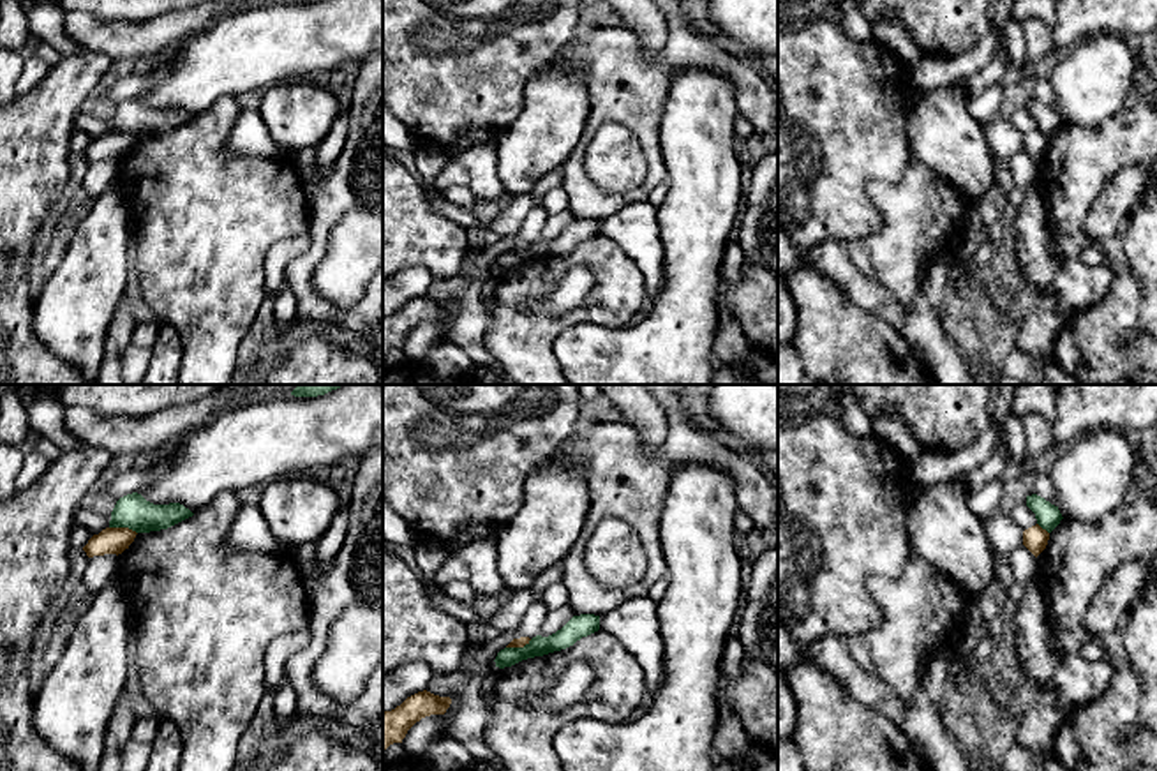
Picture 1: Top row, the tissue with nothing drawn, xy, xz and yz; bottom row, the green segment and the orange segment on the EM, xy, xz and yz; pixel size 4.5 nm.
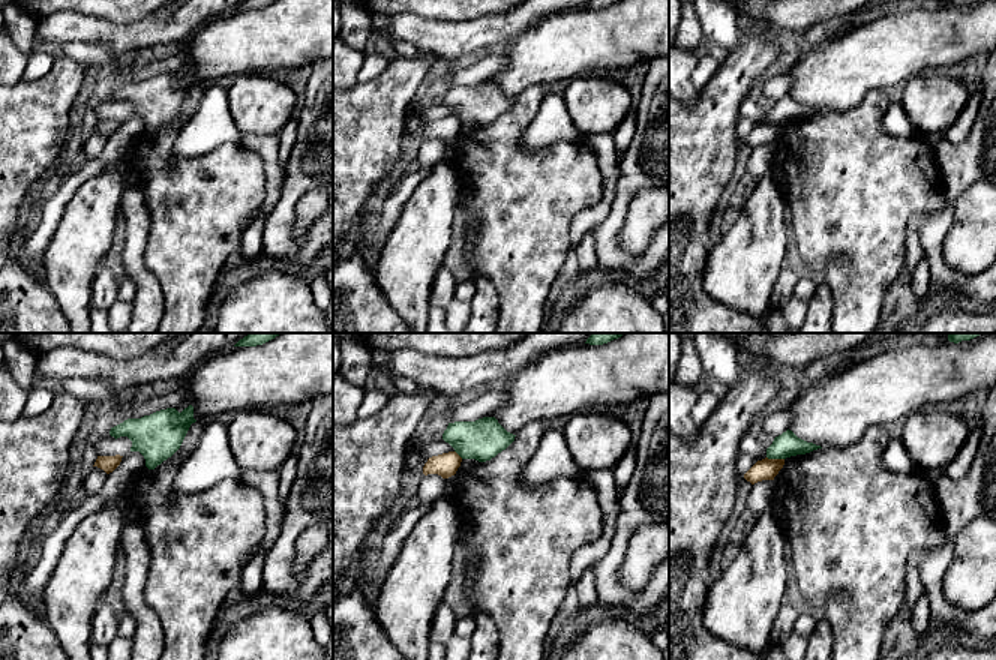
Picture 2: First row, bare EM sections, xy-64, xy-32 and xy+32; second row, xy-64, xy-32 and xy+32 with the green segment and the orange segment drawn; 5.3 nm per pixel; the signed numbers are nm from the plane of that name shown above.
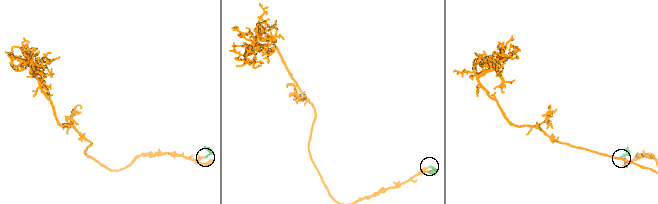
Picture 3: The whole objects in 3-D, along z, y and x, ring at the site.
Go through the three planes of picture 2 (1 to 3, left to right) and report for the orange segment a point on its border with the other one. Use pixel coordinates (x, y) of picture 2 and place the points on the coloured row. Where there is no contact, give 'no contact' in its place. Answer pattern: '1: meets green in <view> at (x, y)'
1: no contact
2: meets green in xy-32 at (459, 455)
3: meets green in xy+32 at (776, 458)

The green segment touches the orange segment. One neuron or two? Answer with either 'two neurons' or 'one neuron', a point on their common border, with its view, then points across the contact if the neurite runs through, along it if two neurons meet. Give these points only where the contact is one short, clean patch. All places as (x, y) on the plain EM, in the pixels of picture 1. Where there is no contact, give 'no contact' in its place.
two neurons; contact xy (124, 131); border xy (110, 131), (127, 131), (136, 138)

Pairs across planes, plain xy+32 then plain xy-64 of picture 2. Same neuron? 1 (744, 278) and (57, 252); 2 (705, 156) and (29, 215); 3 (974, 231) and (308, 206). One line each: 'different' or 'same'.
1: same
2: different
3: same

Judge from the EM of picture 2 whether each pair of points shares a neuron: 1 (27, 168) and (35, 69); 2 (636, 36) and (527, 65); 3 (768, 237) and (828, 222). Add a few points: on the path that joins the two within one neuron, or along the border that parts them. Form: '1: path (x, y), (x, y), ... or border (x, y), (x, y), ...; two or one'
1: border (54, 60), (45, 74), (23, 80); two
2: path (609, 38), (578, 41), (554, 50); one
3: border (783, 195), (788, 227), (791, 230); two

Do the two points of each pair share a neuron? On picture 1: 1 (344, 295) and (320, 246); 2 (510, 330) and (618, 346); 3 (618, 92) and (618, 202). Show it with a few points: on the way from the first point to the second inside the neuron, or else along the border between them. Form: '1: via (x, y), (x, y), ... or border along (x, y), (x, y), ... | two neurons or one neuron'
1: border along (341, 217), (314, 276), (325, 299) | two neurons
2: border along (597, 323), (572, 325), (558, 337), (559, 366) | two neurons
3: via (593, 124), (577, 152), (577, 179), (586, 187) | one neuron

